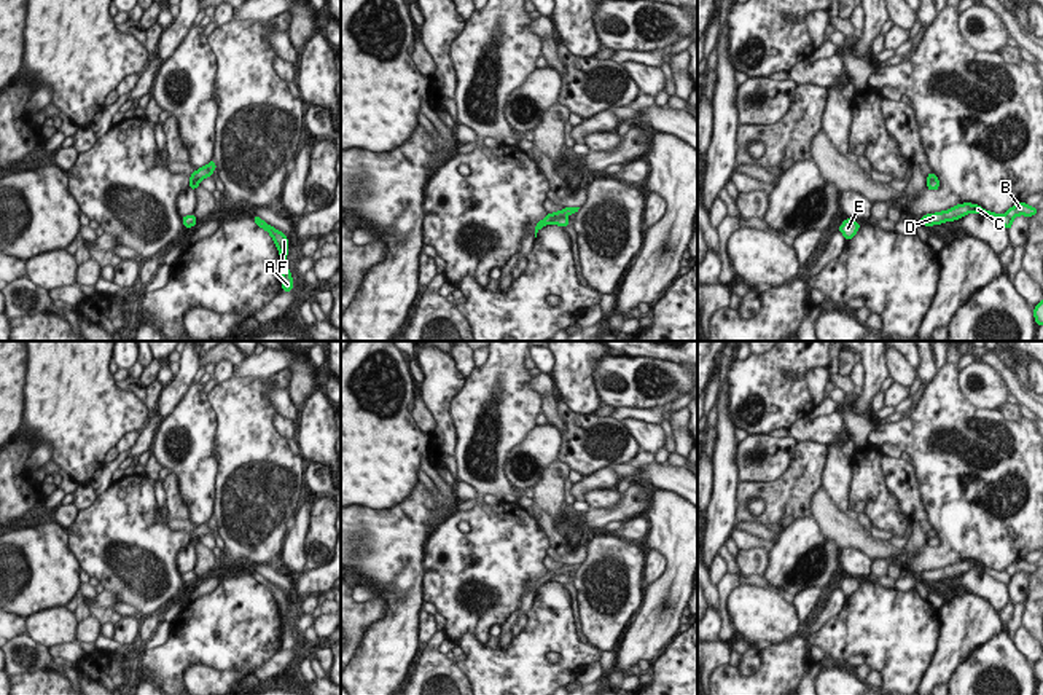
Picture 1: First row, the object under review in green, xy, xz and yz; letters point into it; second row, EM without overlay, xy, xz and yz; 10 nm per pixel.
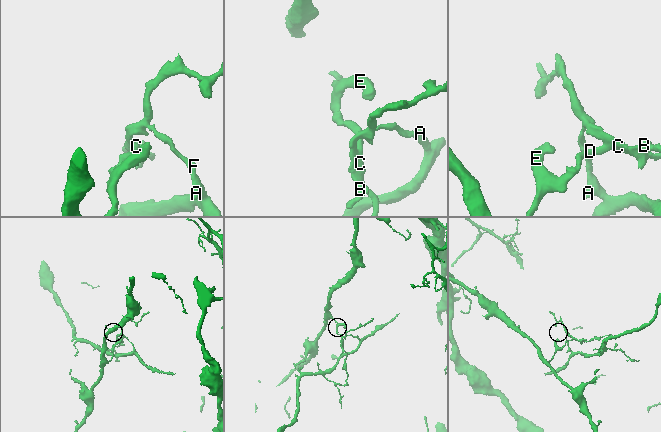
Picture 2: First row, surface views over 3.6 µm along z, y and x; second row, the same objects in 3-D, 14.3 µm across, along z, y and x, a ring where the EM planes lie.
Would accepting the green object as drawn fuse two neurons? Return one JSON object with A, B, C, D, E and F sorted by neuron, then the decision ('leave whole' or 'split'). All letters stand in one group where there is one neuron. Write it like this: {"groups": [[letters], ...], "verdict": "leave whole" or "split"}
{"groups": [["A", "F"], ["B", "C", "D", "E"]], "verdict": "split"}

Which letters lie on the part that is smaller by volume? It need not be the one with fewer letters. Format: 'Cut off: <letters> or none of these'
Cut off: A, F

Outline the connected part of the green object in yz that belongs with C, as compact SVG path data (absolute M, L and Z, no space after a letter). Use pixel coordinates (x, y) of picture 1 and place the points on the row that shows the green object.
M1022 201L1021 204L1014 204L1013 207L1010 207L1006 214L997 215L992 210L986 210L978 204L963 202L943 212L922 215L919 222L922 222L924 226L928 228L932 225L939 225L939 223L943 225L944 222L959 220L971 212L982 214L990 220L994 220L997 225L1002 225L1006 230L1010 230L1013 226L1014 217L1019 215L1033 217L1038 212L1038 207L1030 207L1025 201Z

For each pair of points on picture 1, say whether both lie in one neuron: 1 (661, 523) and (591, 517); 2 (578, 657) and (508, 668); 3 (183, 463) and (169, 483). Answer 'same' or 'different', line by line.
1: different
2: same
3: different

